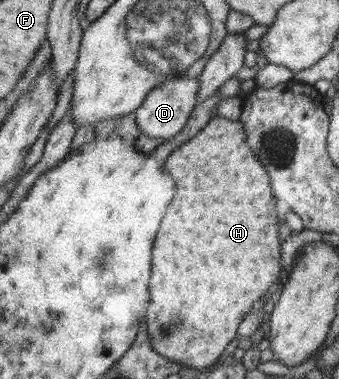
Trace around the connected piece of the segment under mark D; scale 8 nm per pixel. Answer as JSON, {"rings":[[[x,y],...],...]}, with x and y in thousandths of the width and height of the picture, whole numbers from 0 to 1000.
{"rings":[[[501,201],[478,224],[442,237],[425,269],[392,296],[407,338],[440,361],[484,372],[516,361],[543,338],[563,296],[581,277],[587,214],[581,203]]]}

